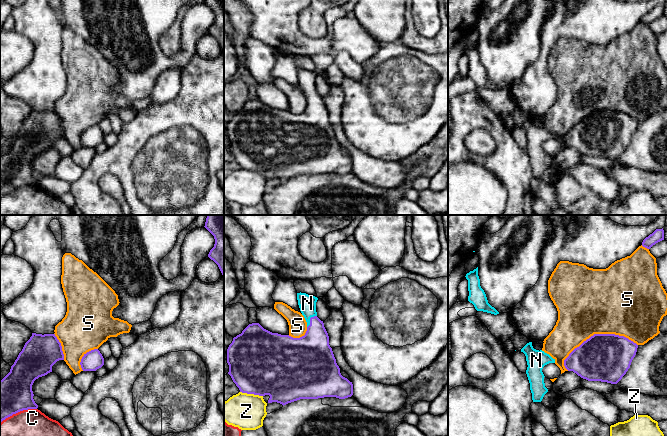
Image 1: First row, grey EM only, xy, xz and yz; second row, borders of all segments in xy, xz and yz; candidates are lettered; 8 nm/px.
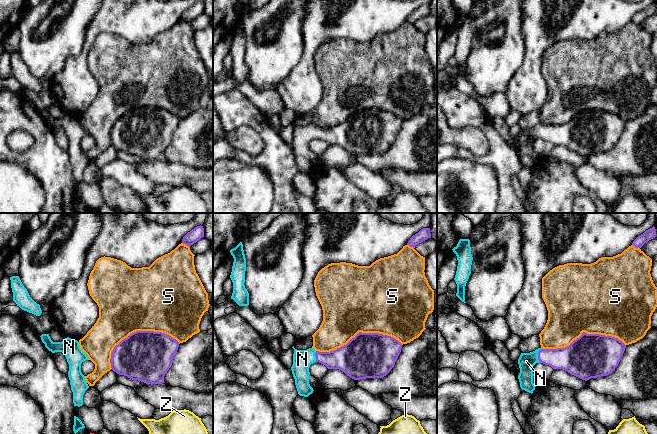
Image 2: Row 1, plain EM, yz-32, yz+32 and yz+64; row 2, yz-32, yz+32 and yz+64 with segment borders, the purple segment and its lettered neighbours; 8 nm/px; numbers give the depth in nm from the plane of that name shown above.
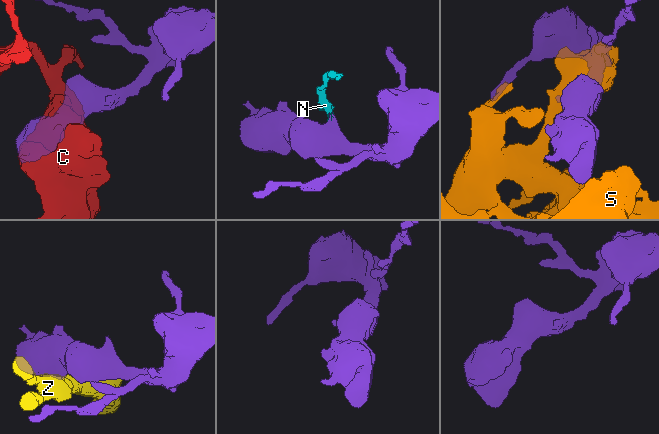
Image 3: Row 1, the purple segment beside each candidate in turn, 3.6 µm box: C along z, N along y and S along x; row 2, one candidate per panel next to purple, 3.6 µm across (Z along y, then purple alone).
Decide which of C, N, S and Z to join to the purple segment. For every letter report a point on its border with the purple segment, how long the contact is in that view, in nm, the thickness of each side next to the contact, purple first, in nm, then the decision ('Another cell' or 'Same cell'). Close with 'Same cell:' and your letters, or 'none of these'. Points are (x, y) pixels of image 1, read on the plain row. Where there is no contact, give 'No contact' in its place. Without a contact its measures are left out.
C: Touches purple at xy (18, 187). Shared border 320 nm. Thickness 320 nm (purple) against 460 nm. Another cell
N: Touches purple at xz (310, 96). Shared border 130 nm. Thickness 300 nm (purple) against 140 nm. Same cell
S: Touches purple at yz (597, 110). Shared border 600 nm. Thickness 380 nm (purple) against 500 nm. Another cell
Z: Touches purple at xz (251, 169). Shared border 190 nm. Thickness 500 nm (purple) against 280 nm. Another cell
Same cell: N

